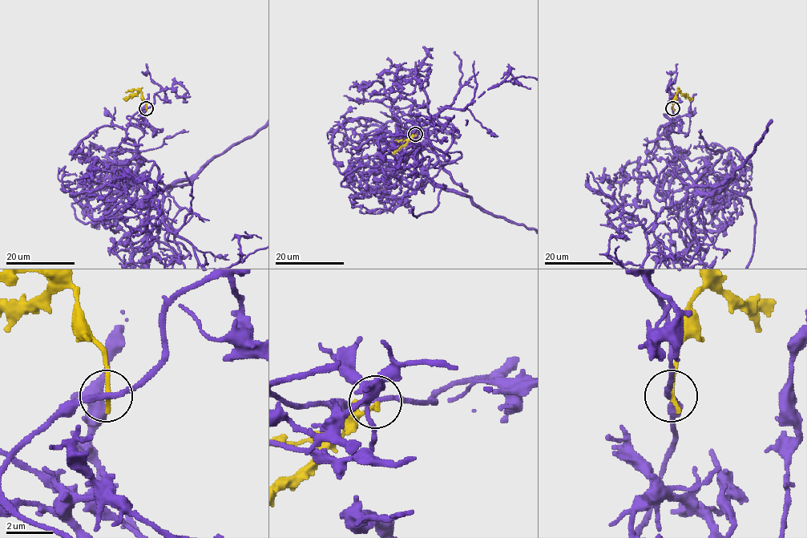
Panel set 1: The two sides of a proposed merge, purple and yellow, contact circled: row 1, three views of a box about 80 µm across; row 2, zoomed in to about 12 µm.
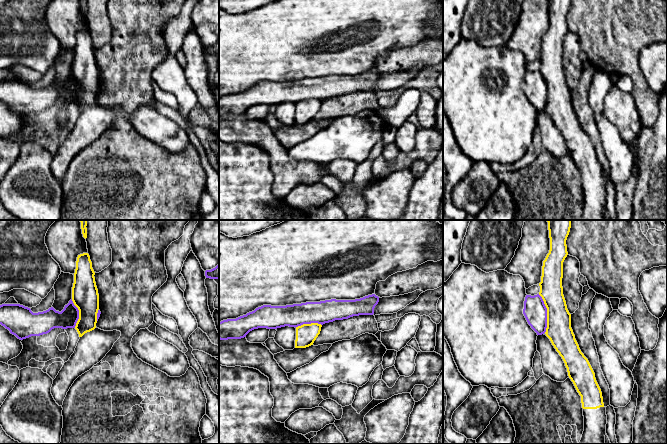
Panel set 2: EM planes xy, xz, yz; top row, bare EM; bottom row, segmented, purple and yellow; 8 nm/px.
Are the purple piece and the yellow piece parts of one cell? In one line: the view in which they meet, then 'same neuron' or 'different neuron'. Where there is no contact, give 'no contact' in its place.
yz | different neuron

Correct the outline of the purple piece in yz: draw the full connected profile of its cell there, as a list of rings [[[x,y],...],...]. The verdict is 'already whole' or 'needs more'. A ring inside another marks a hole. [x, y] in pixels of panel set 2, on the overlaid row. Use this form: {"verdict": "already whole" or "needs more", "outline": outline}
{"verdict": "already whole", "outline": [[[539,294],[534,296],[526,295],[523,314],[537,335],[542,335],[546,332],[547,308]]]}

